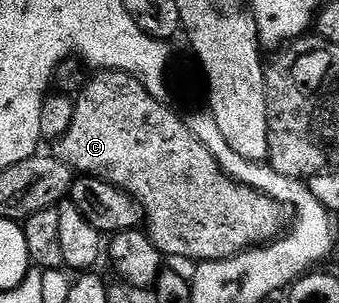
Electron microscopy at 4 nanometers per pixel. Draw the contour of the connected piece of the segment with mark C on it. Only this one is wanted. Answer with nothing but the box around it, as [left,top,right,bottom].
[52,71,287,263]

